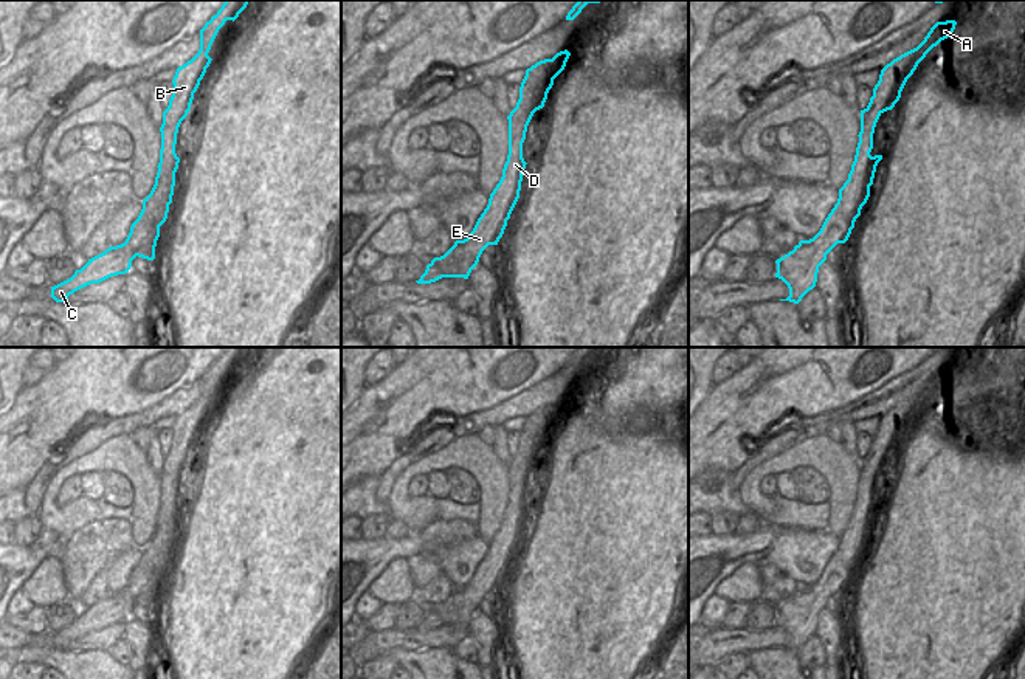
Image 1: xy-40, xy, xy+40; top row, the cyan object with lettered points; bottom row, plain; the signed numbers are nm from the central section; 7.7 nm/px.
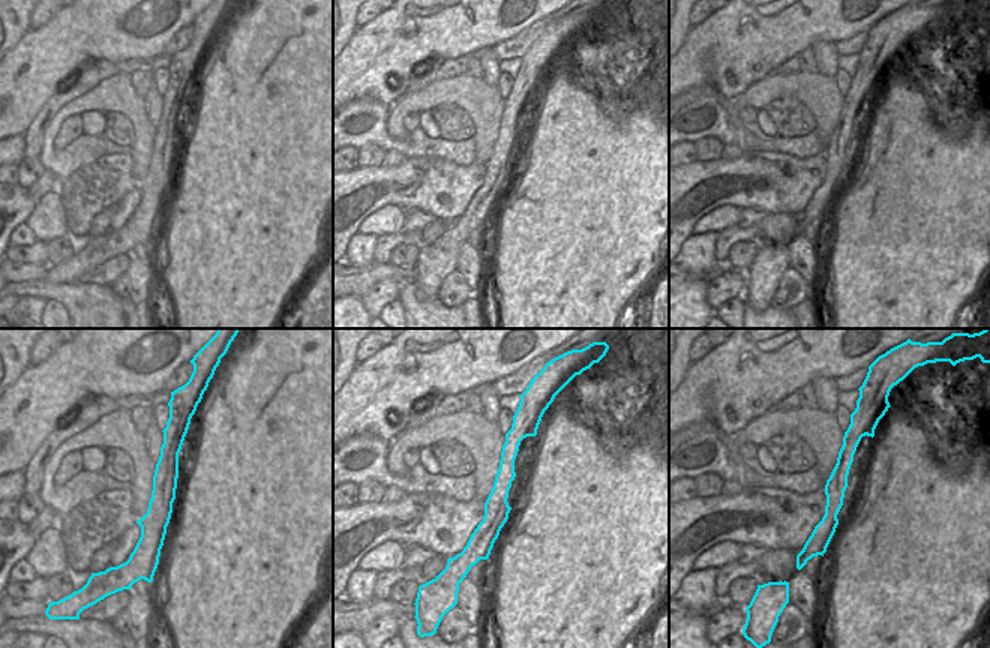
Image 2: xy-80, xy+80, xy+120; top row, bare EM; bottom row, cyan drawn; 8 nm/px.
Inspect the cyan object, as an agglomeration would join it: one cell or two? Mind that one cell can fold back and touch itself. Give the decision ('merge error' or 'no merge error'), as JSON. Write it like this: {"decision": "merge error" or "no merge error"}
{"decision": "merge error"}

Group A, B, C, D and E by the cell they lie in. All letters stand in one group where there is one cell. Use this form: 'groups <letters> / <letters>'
groups A D E / B C

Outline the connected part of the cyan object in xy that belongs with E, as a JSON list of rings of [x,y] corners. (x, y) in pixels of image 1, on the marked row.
[[[515,146],[509,147],[502,177],[490,194],[488,205],[478,219],[470,236],[464,240],[456,240],[443,256],[431,260],[431,264],[436,264],[447,277],[468,279],[471,270],[478,265],[482,251],[488,245],[498,245],[519,198],[526,164],[523,153],[516,153]]]

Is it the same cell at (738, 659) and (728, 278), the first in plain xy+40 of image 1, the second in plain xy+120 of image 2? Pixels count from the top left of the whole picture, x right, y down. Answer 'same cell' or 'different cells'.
same cell

